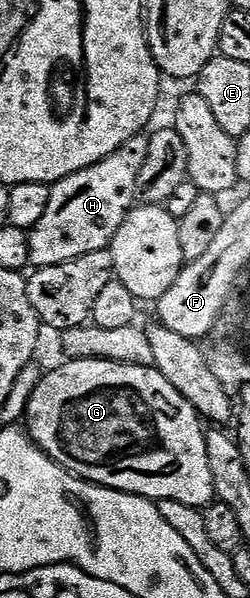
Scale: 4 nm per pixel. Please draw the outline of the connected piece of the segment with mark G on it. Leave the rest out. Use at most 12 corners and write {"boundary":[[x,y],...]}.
{"boundary":[[62,361],[26,406],[90,483],[215,502],[203,420],[155,366]]}

